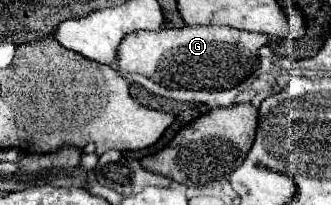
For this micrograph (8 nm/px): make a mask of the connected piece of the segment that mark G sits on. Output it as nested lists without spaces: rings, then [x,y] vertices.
[[[183,26],[161,28],[157,32],[127,34],[119,44],[117,70],[141,74],[165,88],[225,90],[249,78],[257,66],[257,50],[267,44],[267,36],[235,30],[229,26]]]

